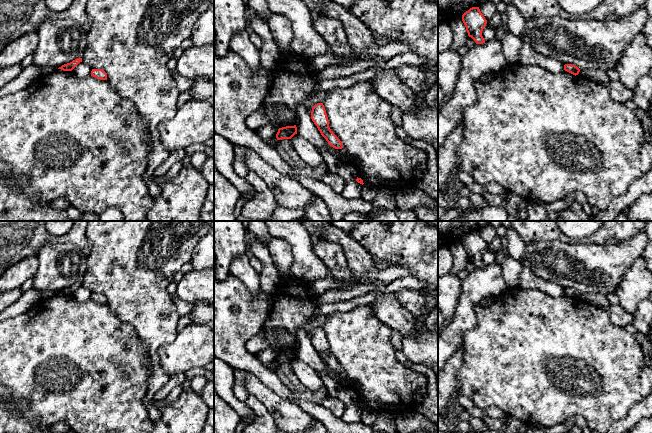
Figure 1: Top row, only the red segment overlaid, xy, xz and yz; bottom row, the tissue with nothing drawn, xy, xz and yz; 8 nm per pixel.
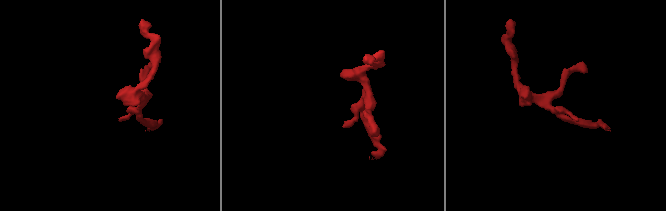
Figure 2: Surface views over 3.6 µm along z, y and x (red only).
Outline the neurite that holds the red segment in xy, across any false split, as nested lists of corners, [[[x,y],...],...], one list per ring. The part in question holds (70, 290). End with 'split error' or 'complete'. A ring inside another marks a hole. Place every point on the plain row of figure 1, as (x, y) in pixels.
[[[77,282],[70,287],[62,289],[58,293],[61,293],[63,295],[72,295],[80,286],[82,286],[82,282]]] | complete

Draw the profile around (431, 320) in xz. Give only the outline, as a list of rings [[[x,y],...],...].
[[[432,309],[425,317],[425,327],[438,334],[438,309]]]

